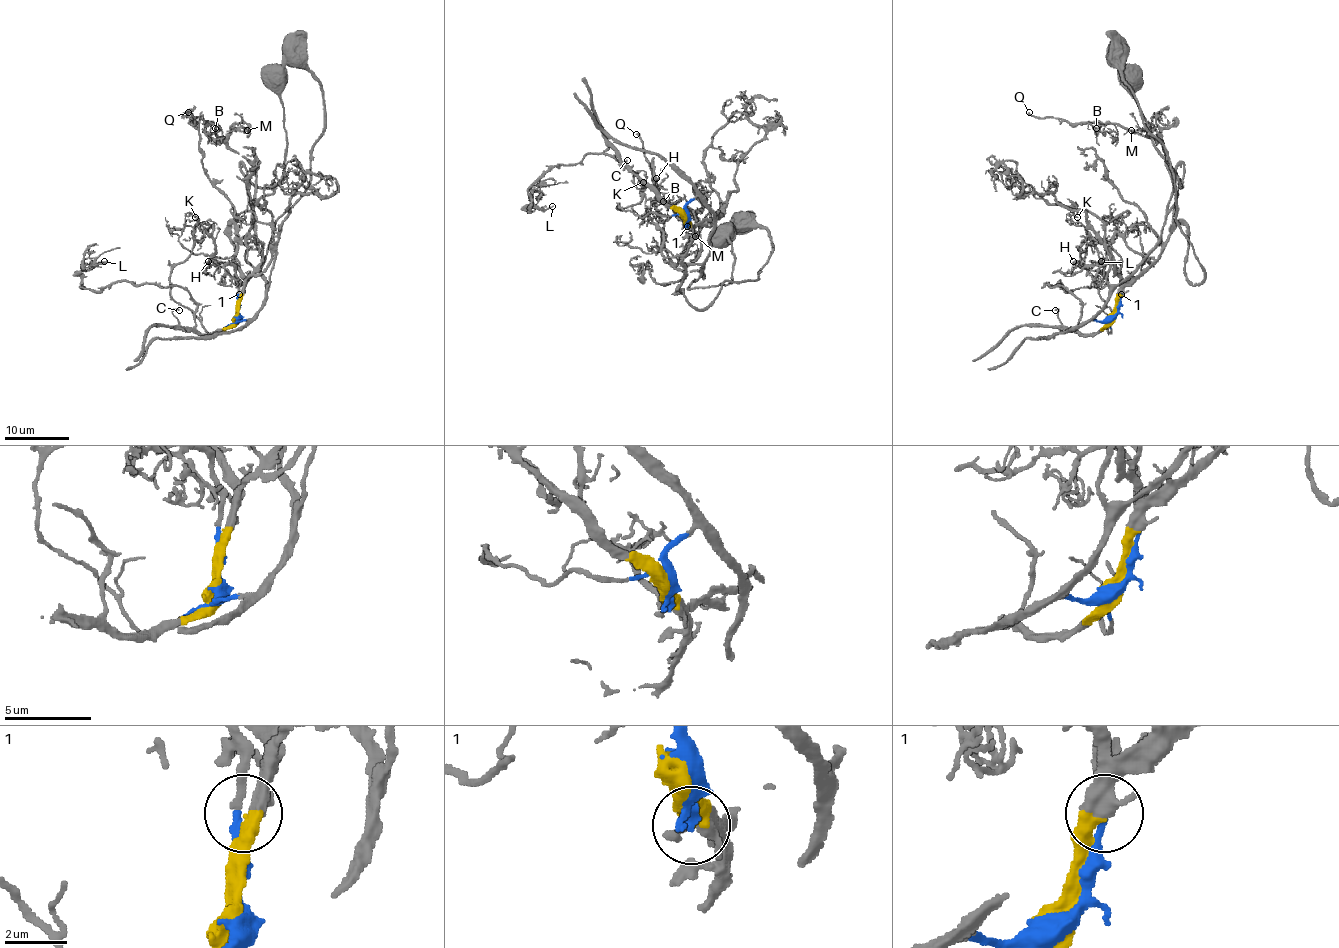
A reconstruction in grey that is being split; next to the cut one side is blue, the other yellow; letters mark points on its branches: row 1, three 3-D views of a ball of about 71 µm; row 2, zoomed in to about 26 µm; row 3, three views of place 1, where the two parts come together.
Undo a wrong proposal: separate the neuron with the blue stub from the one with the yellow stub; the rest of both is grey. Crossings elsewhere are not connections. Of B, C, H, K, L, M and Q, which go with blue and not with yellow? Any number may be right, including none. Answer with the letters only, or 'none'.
B, H, K, M, Q

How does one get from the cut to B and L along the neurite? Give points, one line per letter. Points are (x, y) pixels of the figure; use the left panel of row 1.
B: (239, 315), (250, 319), (265, 297), (255, 176), (215, 128)
L: (239, 315), (200, 333), (197, 304), (179, 286), (80, 288), (82, 272), (105, 262)

